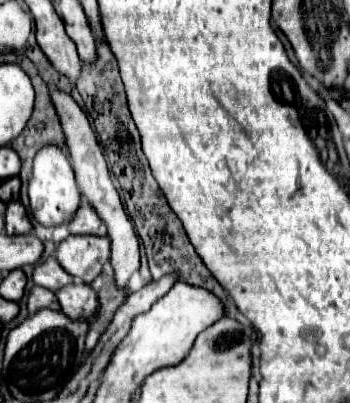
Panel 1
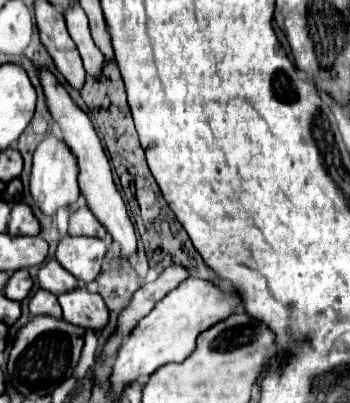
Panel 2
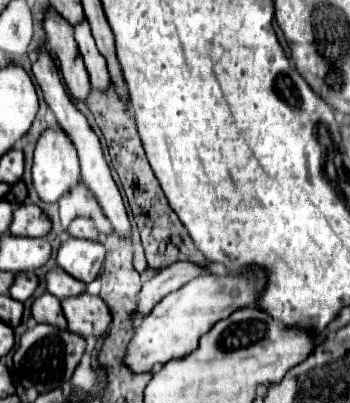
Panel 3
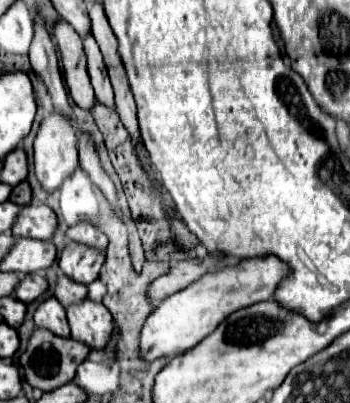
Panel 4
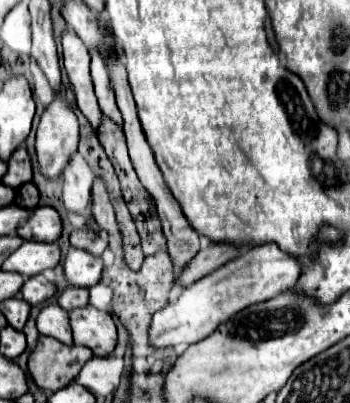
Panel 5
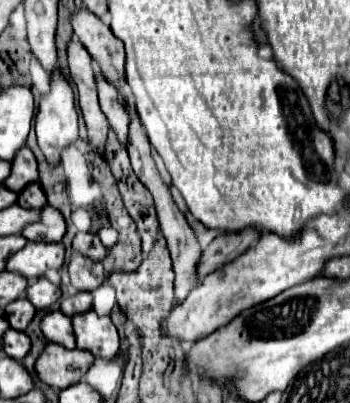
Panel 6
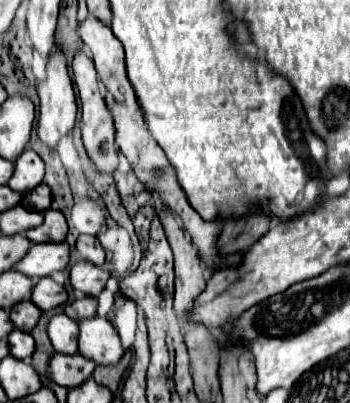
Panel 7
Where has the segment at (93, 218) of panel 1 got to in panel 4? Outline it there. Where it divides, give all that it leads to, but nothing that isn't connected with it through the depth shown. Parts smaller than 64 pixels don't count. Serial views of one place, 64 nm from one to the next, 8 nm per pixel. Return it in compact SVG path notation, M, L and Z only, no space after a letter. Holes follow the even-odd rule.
M86 220L70 226L68 232L66 232L66 236L70 240L76 240L76 242L82 242L82 244L88 244L88 246L95 246L100 250L105 250L109 242L106 235L102 234L96 226L92 226Z

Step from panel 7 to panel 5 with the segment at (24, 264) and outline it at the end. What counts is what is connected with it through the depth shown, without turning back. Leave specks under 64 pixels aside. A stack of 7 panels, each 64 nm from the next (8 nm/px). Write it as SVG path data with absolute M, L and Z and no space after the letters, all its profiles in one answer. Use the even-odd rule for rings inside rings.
M24 240L22 246L6 258L6 262L2 264L2 270L18 272L30 278L46 268L54 268L58 260L60 260L60 248L56 242L46 244L46 242Z

